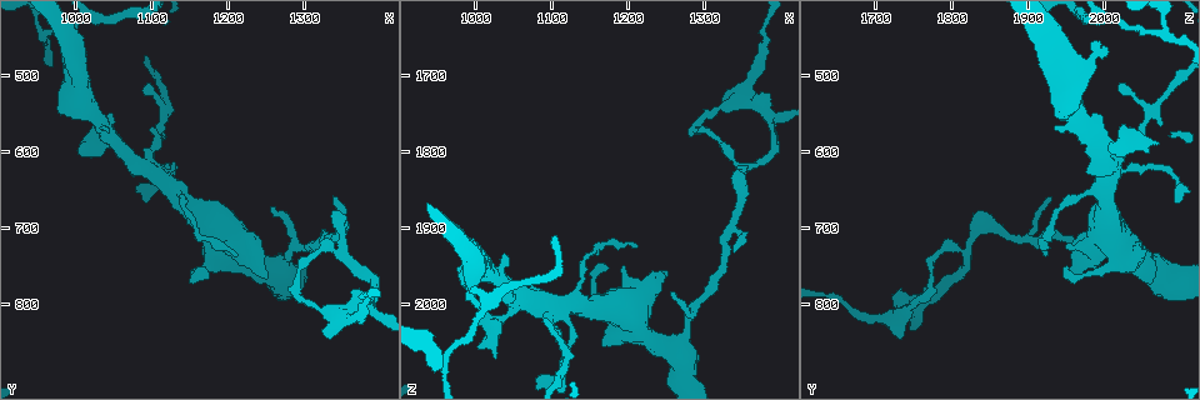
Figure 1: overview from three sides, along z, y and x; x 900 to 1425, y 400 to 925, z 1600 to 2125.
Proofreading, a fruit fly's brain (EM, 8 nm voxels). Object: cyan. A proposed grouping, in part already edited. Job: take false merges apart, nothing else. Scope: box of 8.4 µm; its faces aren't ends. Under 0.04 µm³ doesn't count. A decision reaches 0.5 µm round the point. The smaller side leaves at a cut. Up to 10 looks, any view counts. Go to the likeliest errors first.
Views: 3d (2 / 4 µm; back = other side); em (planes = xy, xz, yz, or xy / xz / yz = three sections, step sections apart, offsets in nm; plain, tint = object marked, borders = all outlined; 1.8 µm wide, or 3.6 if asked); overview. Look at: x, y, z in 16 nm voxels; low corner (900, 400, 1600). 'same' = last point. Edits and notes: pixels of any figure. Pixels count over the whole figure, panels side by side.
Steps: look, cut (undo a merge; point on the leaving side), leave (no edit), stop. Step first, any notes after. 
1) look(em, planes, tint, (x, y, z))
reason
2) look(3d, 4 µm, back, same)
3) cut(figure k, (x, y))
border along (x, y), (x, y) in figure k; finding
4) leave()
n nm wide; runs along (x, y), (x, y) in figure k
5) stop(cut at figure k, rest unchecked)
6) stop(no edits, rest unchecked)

look(3d, 2 µm, (955, 445, 2075))
thick turns thin

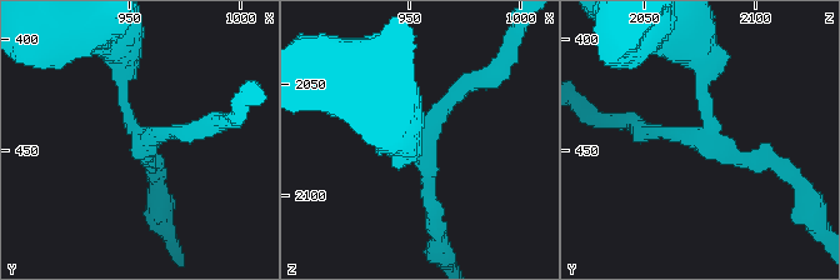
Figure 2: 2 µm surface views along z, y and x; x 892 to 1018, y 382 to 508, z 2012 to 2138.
look(em, yz, step 16, tint, (955, 442, 2076))

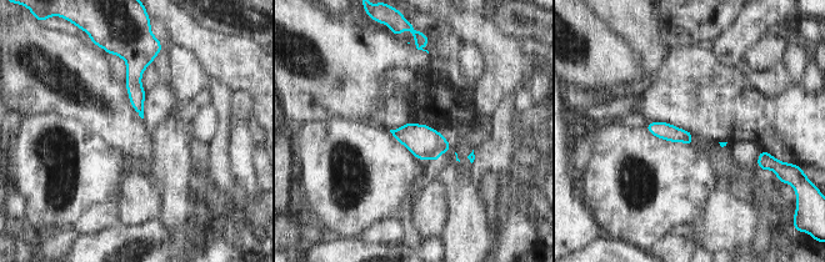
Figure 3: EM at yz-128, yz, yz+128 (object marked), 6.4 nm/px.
look(em, planes, tint, same)

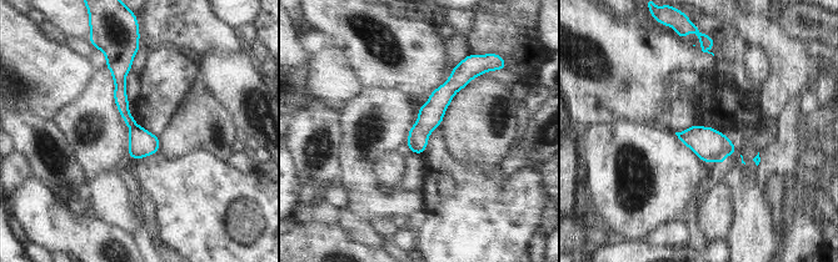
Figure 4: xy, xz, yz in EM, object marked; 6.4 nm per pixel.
cut(figure 4, (141, 142))
160 nm wide; border along (136, 125), (130, 129) in figure 4; two neurons meet here

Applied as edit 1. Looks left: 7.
look(3d, 4 µm, (1095, 620, 2005))
thick turns thin

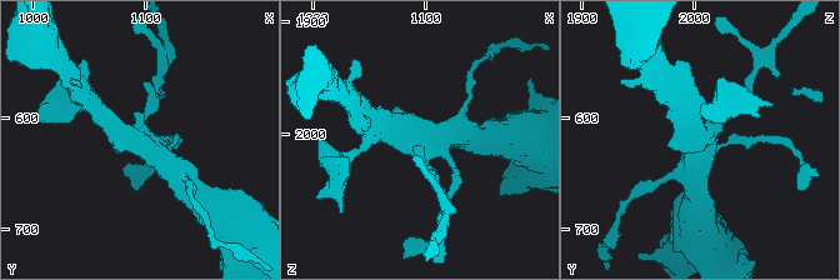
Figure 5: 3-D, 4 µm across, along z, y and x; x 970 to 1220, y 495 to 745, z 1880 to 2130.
look(em, planes, tint, (1096, 622, 1998))
need the tissue

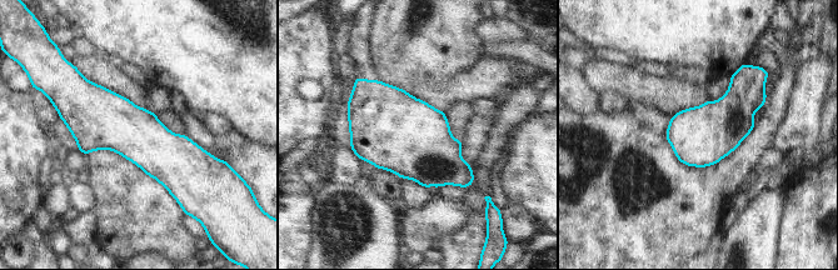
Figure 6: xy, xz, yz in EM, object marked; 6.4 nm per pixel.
leave()
360 nm wide; continuous, no second neuron

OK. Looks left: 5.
look(em, xy, step 8, tint, (1385, 795, 1770))
three arms meet

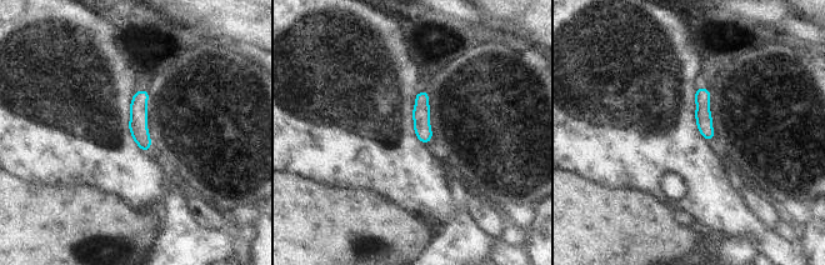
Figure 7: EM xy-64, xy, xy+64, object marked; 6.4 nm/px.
look(em, planes, borders, same)

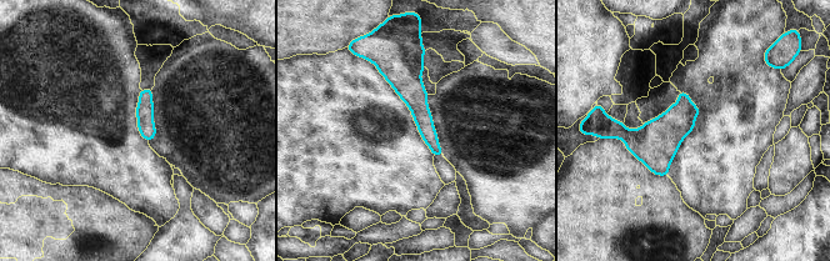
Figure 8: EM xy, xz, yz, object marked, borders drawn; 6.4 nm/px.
leave()
runs along (390, 60), (403, 73), (439, 152) in figure 8; all the same neuron

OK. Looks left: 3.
look(3d, 4 µm, (1265, 755, 2050))
abrupt turn

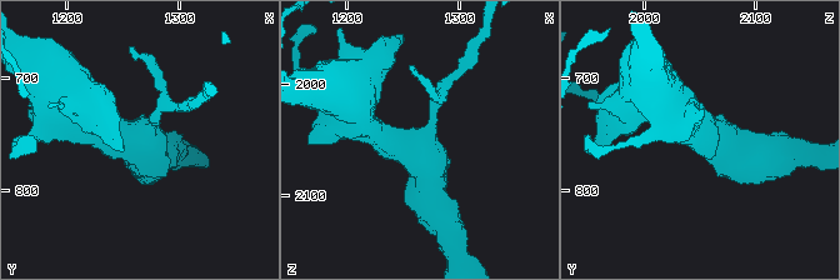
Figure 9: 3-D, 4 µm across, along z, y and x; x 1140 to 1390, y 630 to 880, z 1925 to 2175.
look(em, 3.6 µm, planes, tint, (1262, 752, 2054))
3 arms; arms of 170, 480, 550 nm

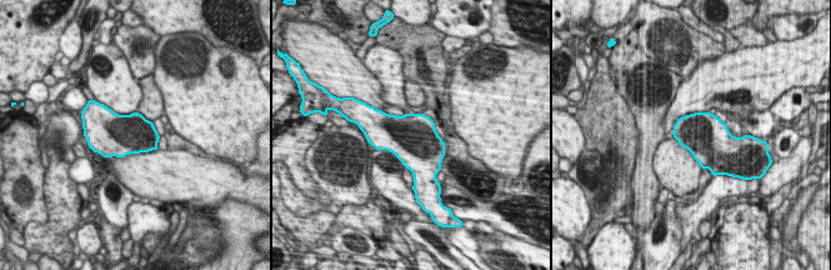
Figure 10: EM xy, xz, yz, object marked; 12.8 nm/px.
leave()
550 nm wide; continuous, no second neuron

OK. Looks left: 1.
stop(cut at figure 4, rest unchecked)

